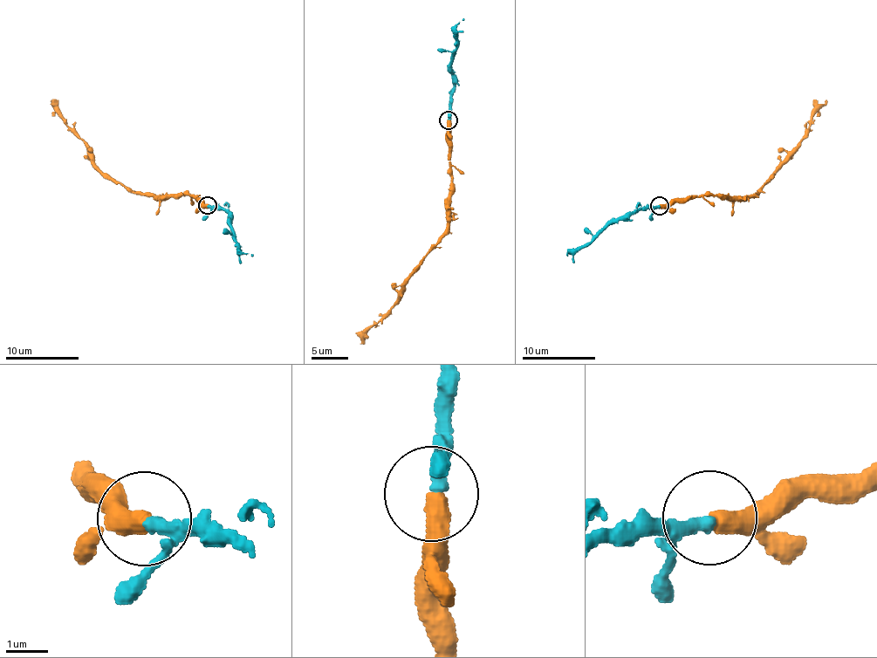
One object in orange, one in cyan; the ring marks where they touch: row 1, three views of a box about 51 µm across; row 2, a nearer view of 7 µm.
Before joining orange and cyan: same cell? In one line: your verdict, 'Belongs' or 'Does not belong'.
Belongs

